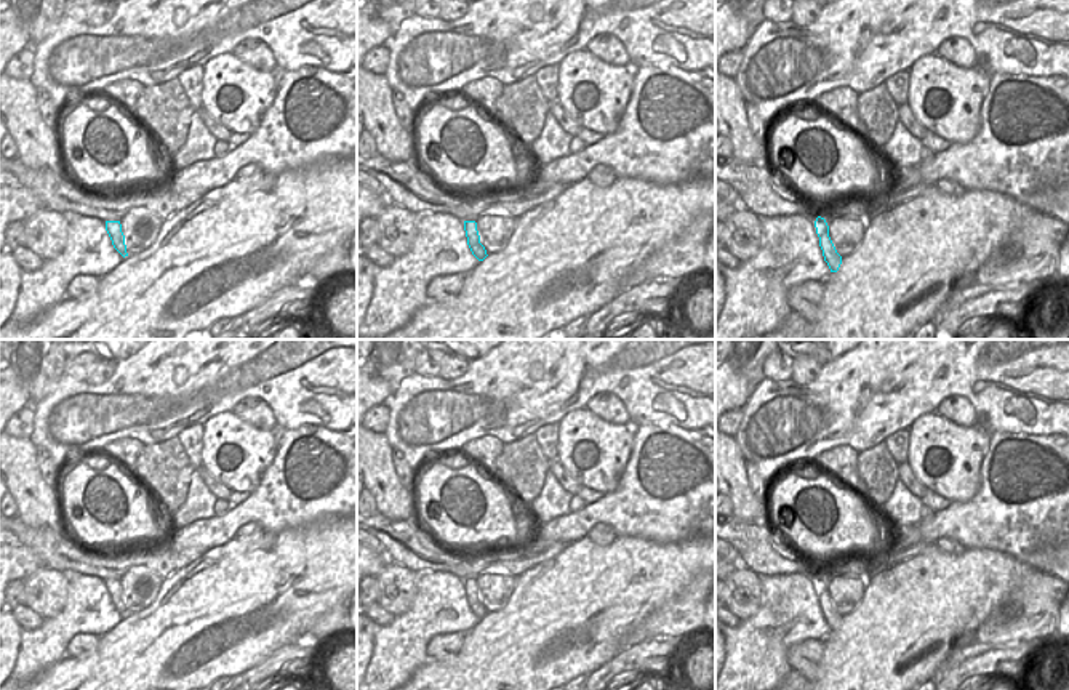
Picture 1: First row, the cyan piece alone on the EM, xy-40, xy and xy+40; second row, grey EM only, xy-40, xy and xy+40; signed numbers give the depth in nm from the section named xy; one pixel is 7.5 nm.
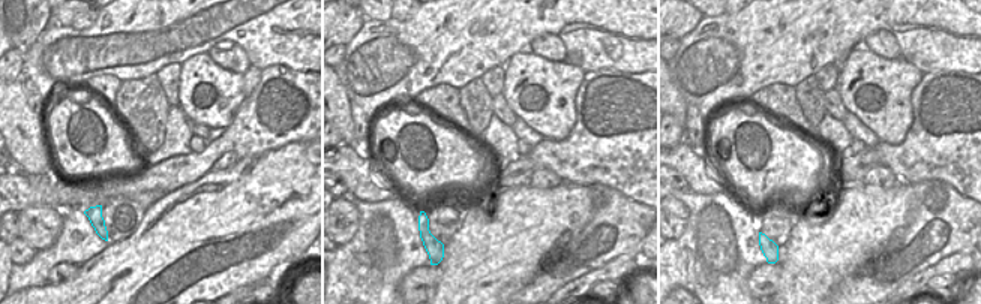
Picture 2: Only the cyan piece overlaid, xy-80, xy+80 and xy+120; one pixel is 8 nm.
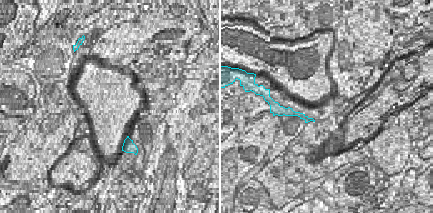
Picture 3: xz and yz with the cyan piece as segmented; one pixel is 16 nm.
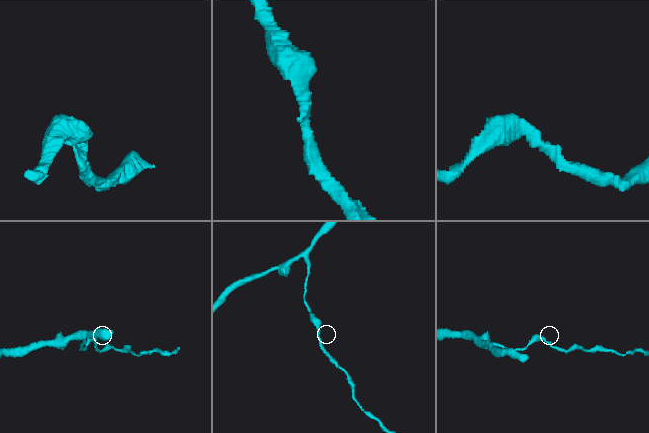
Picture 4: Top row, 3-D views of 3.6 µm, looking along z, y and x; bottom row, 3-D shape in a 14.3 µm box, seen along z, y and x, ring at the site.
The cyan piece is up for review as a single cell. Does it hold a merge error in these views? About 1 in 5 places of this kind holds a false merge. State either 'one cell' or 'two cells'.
one cell

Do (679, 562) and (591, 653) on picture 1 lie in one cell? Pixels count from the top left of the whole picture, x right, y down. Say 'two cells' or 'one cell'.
one cell

